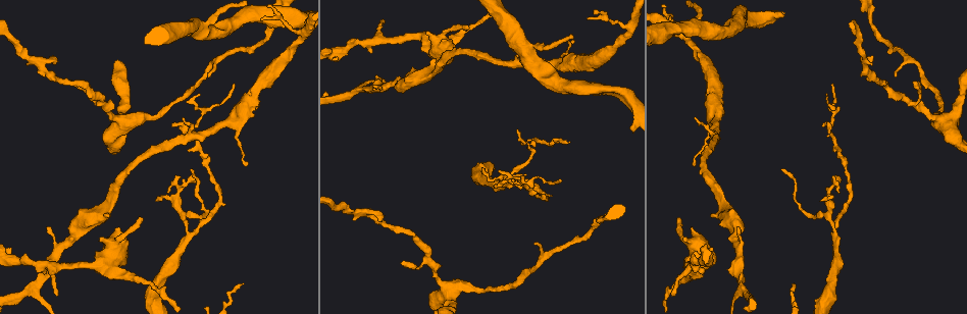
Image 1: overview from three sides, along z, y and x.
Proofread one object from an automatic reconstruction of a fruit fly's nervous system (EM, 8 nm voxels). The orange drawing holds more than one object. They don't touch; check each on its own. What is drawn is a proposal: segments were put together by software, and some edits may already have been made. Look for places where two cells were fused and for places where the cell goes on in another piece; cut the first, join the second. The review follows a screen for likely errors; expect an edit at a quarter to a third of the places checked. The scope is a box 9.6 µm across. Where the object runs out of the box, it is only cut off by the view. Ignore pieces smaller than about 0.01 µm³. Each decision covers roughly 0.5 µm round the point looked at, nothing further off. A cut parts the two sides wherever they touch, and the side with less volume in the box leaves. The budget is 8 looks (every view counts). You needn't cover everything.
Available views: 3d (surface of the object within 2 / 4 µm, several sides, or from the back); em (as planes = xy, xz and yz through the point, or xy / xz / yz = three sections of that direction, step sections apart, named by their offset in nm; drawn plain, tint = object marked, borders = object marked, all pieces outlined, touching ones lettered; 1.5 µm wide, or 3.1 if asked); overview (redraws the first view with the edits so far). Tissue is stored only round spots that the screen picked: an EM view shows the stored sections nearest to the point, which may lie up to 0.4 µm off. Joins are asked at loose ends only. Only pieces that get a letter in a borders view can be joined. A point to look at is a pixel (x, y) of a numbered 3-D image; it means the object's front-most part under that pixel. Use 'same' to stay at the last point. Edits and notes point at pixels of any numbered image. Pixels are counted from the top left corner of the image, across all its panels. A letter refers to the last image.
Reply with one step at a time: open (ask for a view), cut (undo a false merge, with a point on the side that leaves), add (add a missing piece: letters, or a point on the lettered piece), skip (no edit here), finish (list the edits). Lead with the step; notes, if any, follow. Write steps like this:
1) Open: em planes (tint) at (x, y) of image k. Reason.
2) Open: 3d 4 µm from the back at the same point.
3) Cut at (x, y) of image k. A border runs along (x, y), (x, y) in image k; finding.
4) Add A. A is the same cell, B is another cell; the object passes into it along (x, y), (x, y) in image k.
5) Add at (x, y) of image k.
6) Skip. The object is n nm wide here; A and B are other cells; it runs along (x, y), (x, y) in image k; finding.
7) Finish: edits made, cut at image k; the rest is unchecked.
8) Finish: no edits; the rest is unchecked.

Open: 3d 2 µm at (402, 264) of image 1. Thin end.

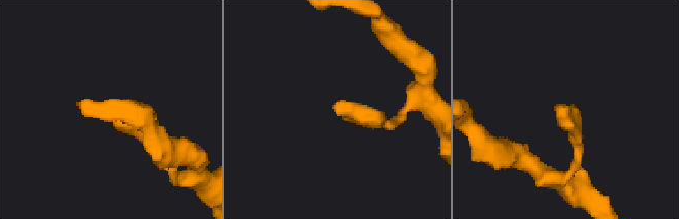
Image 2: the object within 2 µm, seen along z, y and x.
Open: em planes (borders) at (336, 102) of image 2. Need the tissue.

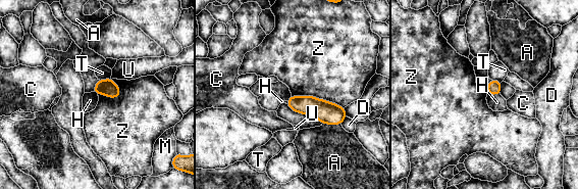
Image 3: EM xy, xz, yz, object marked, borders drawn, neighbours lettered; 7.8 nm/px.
Skip. A, C, D, H, M, T, U and Z are other cells; no lettered piece goes on from it.

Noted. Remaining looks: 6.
Open: 3d 4 µm from the back at (833, 233) of image 1. Three-way junction.

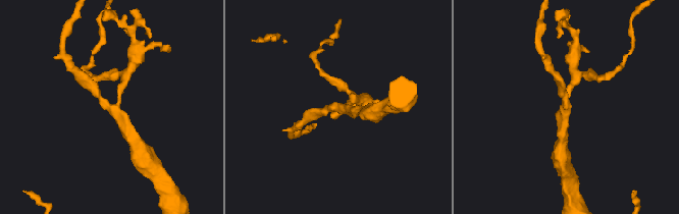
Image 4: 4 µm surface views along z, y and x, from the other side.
Open: em planes (borders) at (110, 108) of image 4. 3 arms meet here; now the EM.

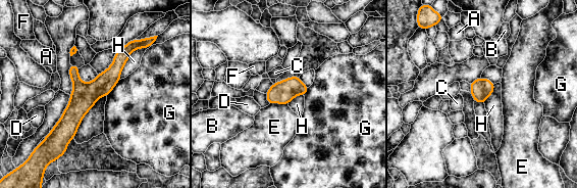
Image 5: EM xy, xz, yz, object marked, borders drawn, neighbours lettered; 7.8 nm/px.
Skip. The object is 170 nm wide here; A, B, C, D, E, F, G and H are other cells; it runs along (132, 44), (76, 108), (61, 143) in image 5; continuous, no second cell.

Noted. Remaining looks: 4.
Open: em xy step 8 (plain) at (382, 22) of image 1. Branch stops here.

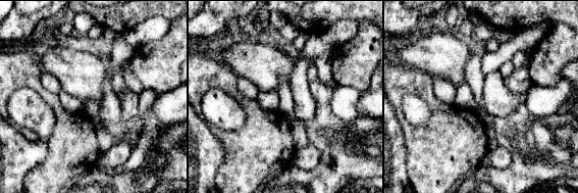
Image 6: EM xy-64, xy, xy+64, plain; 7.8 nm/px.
Open: em xy step 8 (borders) at the same point.

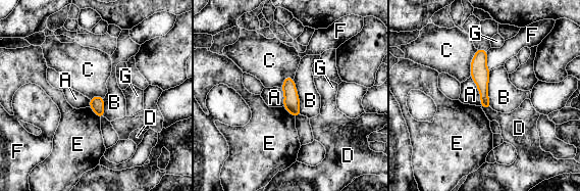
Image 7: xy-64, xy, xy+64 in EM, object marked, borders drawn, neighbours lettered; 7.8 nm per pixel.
Skip. A, B, C, D, E, F and G are other cells; a border runs along (489, 70), (488, 102), (491, 107) in image 7; no lettered piece goes on from it.

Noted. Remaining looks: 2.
Finish: no edits; the rest is unchecked.

